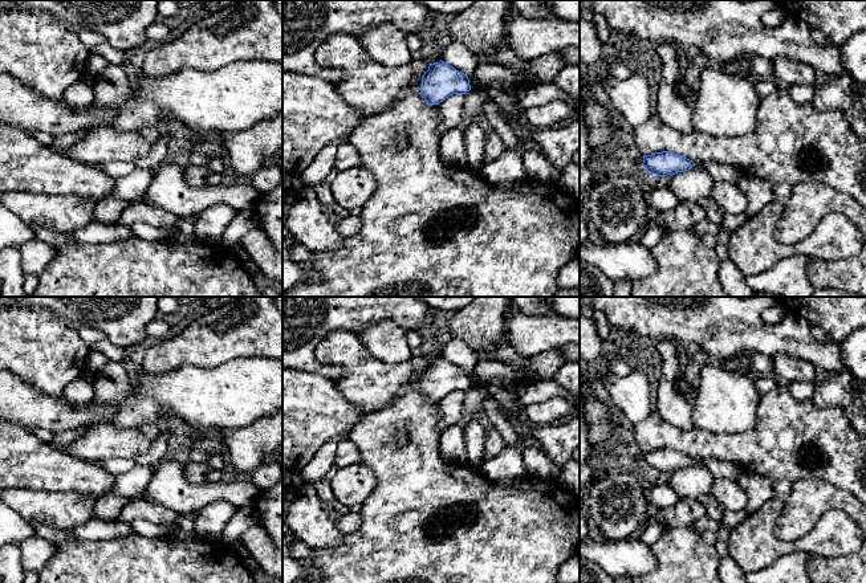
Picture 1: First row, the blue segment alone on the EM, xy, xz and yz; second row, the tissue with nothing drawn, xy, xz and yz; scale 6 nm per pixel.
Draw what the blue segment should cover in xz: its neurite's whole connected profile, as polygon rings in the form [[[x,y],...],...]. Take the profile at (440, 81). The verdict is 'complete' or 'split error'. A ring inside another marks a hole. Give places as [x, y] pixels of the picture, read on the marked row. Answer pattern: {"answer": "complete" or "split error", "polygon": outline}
{"answer": "complete", "polygon": [[[444,61],[434,62],[422,76],[420,95],[428,105],[439,105],[452,94],[471,90],[468,77]]]}

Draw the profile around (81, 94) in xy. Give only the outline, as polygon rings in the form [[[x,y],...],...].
[[[84,76],[78,82],[72,83],[64,94],[64,99],[76,107],[88,107],[94,103],[93,78]]]

